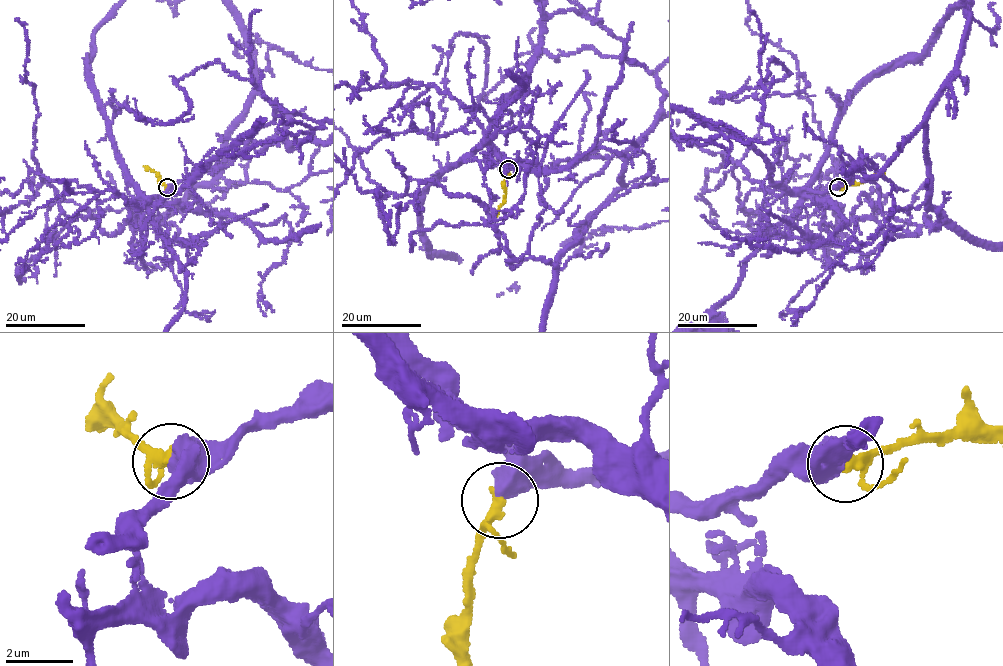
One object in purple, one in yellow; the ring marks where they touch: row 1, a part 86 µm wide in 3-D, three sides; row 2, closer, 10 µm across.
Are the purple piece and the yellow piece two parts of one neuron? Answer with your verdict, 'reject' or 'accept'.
reject

